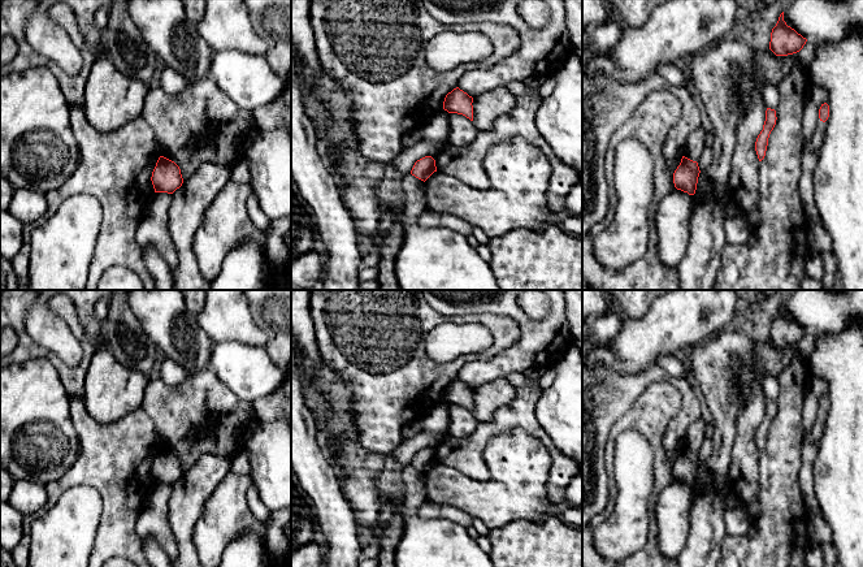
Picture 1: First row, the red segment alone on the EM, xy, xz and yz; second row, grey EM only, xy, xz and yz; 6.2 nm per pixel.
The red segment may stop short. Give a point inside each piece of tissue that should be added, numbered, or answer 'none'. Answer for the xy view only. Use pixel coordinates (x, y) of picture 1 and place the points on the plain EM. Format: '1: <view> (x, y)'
none

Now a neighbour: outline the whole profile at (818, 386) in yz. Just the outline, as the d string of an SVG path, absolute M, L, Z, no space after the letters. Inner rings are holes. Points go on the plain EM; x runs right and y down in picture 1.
M811 377L805 393L805 402L802 407L803 432L807 432L815 424L819 401L828 393L828 382L821 377Z

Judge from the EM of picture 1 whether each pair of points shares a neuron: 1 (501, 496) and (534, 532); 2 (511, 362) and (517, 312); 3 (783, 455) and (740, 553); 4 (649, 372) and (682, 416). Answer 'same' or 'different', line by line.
1: different
2: same
3: same
4: same

